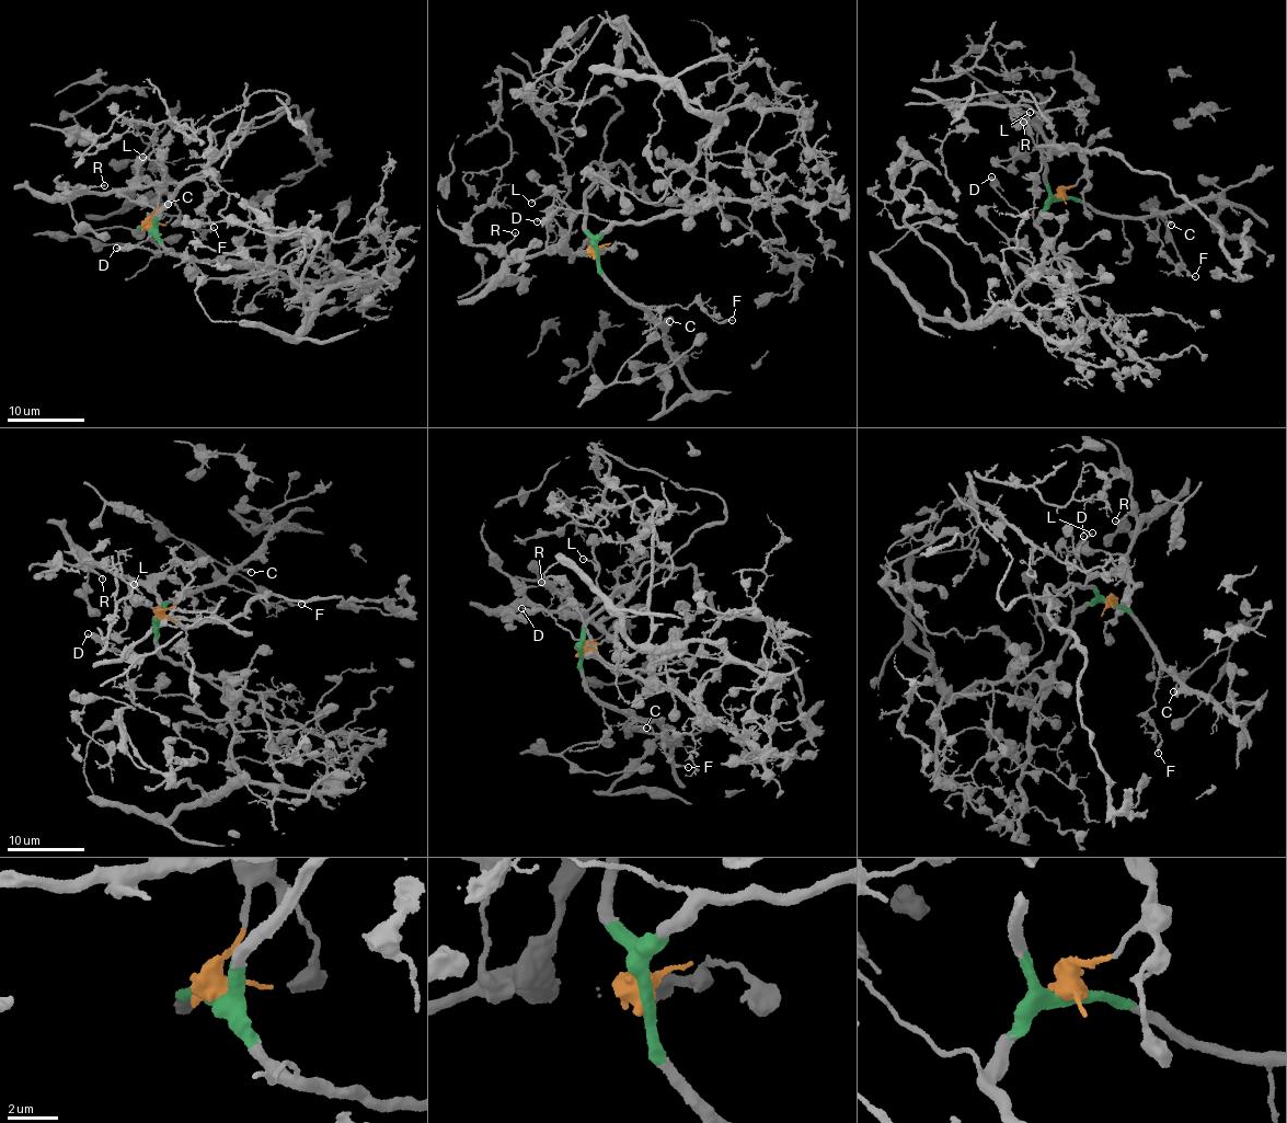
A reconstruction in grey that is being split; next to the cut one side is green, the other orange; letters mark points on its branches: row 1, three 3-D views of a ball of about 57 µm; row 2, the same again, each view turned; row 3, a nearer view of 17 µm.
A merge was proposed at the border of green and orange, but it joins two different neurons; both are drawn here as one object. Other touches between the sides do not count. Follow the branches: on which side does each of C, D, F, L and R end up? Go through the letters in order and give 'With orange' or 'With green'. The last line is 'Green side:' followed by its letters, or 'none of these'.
C: With green
D: With green
F: With green
L: With orange
R: With orange
Green side: C, D, F

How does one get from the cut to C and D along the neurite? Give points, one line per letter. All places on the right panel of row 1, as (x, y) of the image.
C: (1060, 196), (1077, 197), (1102, 213), (1139, 219), (1161, 216), (1171, 225)
D: (1060, 196), (1052, 198), (1038, 210), (1036, 218), (1020, 213), (1000, 197), (992, 186), (991, 175)

